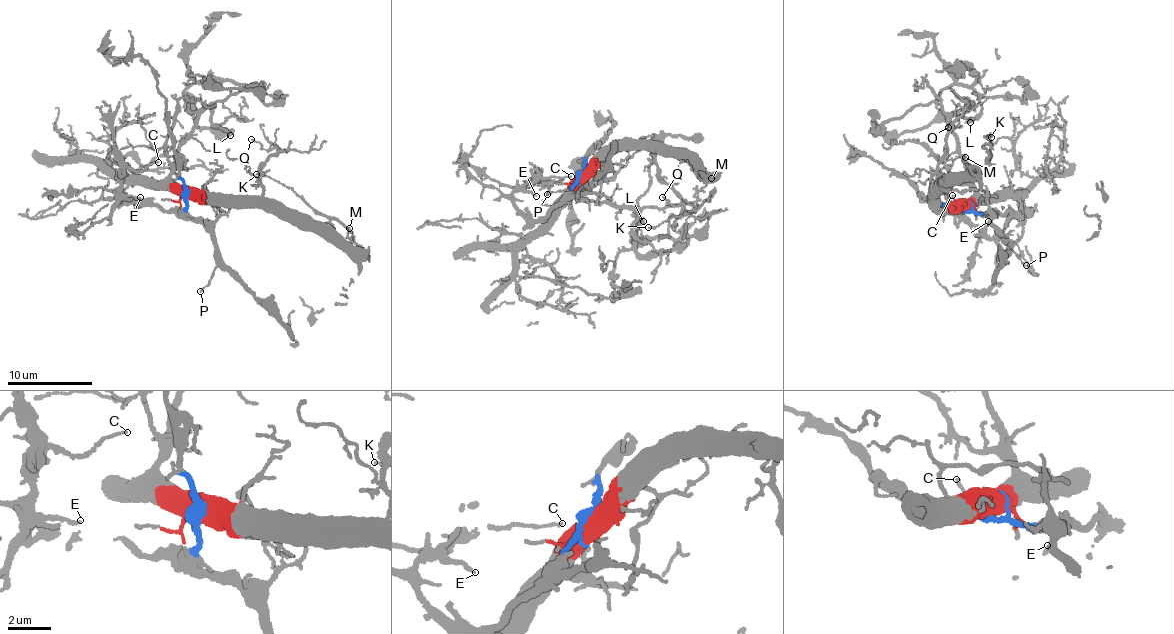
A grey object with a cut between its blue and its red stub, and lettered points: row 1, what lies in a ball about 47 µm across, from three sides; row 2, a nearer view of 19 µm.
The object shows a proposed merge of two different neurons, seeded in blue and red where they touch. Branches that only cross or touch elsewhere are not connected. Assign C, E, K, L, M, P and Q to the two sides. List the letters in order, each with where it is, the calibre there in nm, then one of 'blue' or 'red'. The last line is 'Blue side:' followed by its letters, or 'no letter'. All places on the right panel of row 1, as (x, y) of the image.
C: (952, 195) | 130 nm | blue
E: (988, 221) | 160 nm | blue
K: (991, 137) | 140 nm | red
L: (970, 122) | 110 nm | red
M: (965, 157) | 130 nm | red
P: (1026, 265) | 130 nm | blue
Q: (948, 127) | 110 nm | red
Blue side: C, E, P

